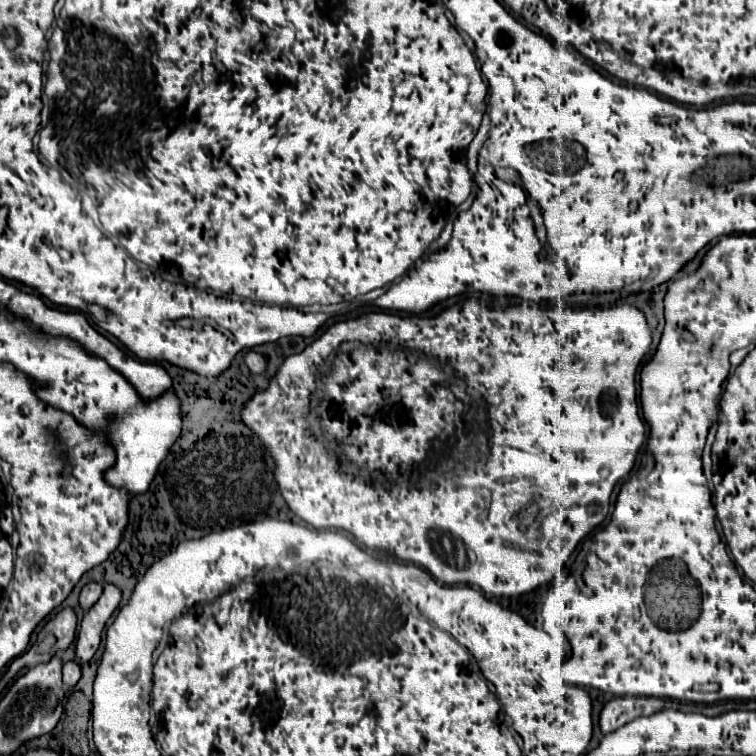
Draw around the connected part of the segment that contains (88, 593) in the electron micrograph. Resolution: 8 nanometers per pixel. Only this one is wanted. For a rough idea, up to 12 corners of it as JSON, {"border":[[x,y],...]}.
{"border":[[90,582],[80,592],[80,608],[88,610],[100,598],[102,584]]}

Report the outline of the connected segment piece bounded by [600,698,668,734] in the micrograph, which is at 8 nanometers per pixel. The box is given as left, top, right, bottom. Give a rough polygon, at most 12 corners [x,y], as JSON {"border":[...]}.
{"border":[[614,698],[600,712],[610,734],[638,716],[656,714],[662,698]]}

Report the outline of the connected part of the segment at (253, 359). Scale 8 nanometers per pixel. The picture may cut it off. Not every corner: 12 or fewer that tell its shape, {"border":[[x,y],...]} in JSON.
{"border":[[246,352],[248,368],[254,374],[266,370],[266,360],[258,352]]}

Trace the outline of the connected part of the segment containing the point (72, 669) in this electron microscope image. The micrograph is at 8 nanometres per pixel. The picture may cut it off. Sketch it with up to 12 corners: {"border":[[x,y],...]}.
{"border":[[66,662],[64,684],[74,688],[78,684],[80,666],[76,662]]}

